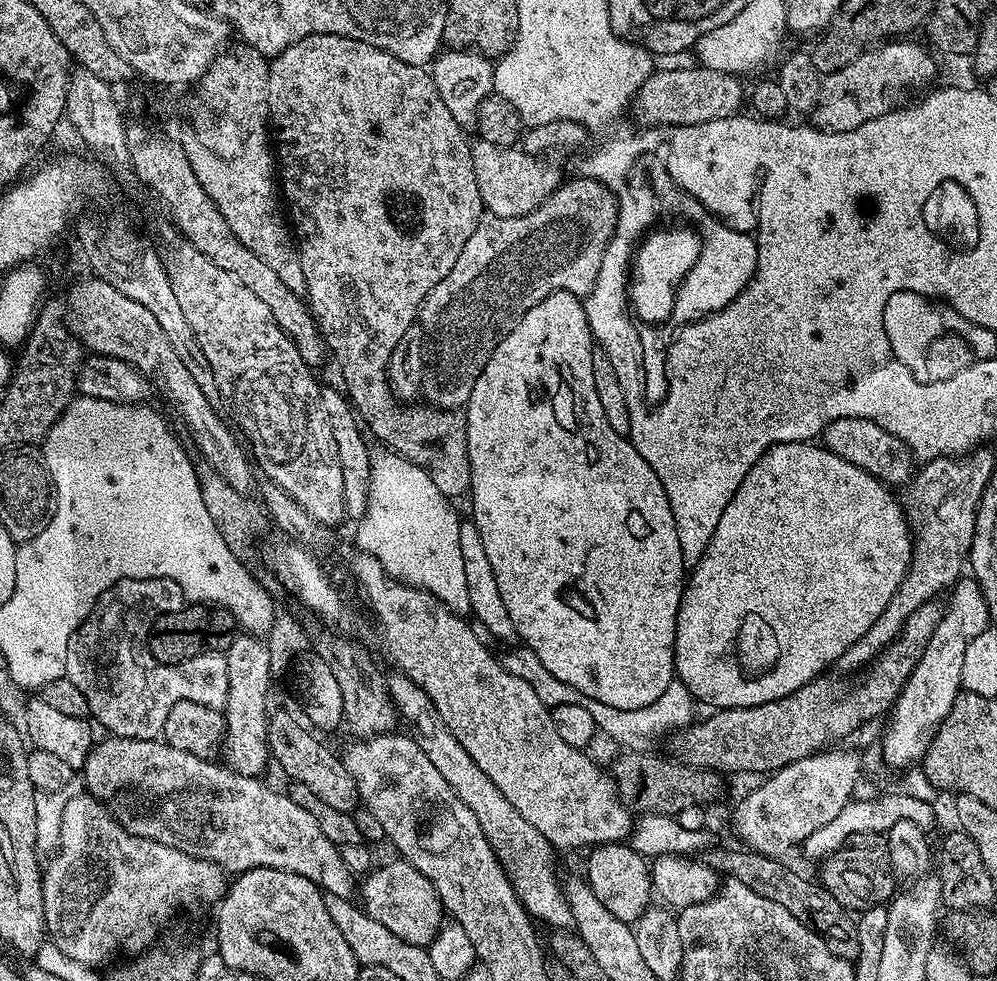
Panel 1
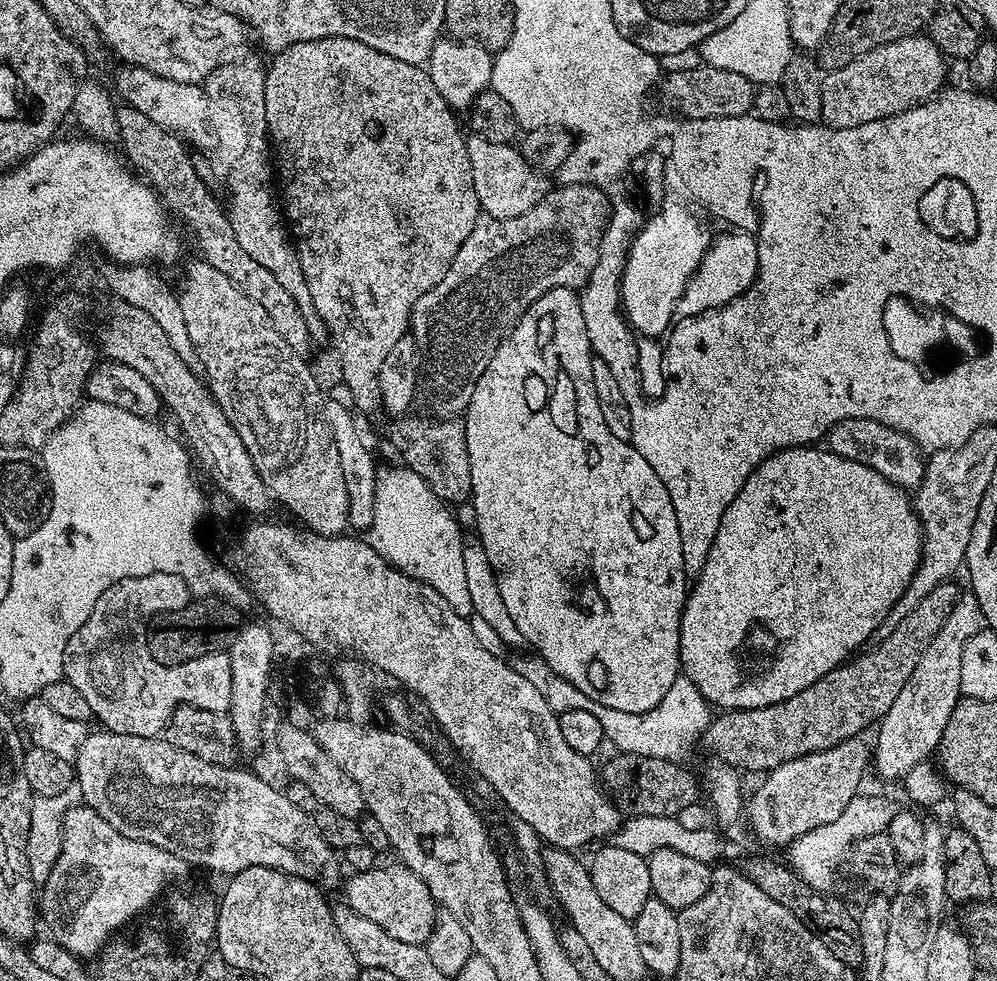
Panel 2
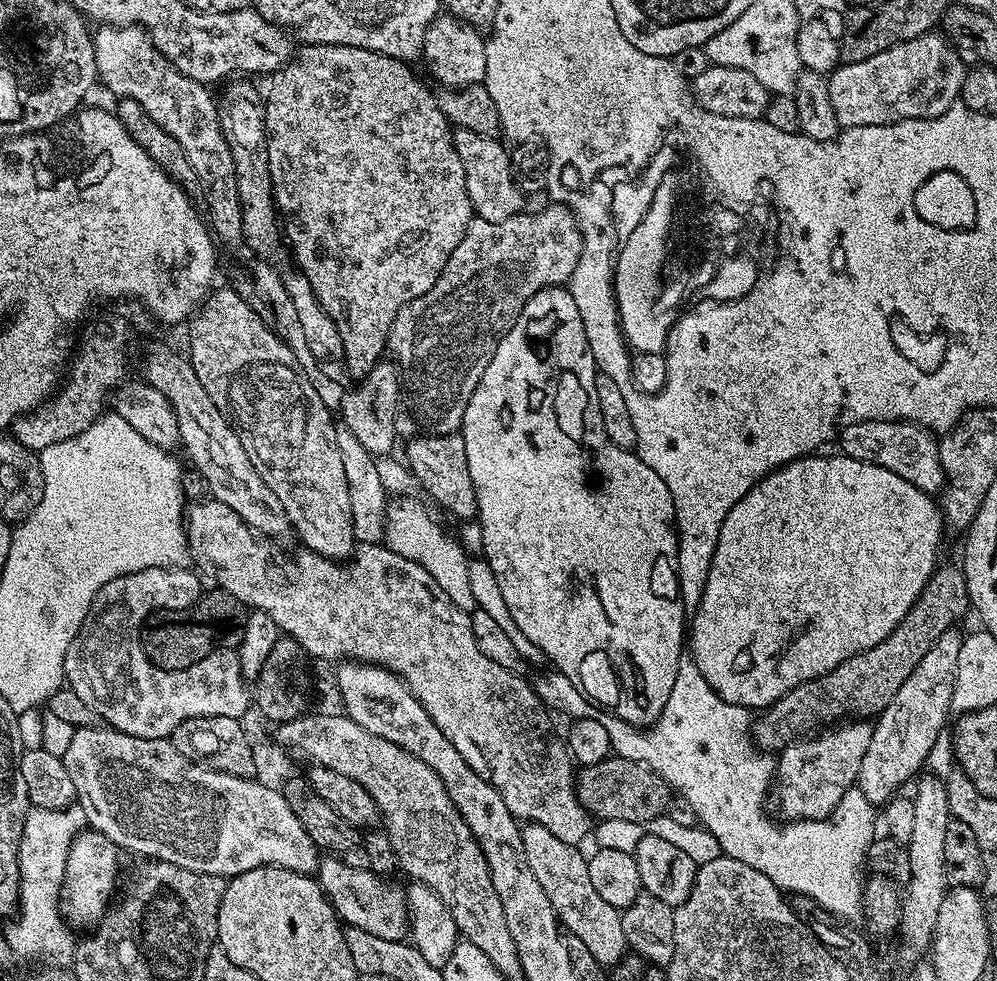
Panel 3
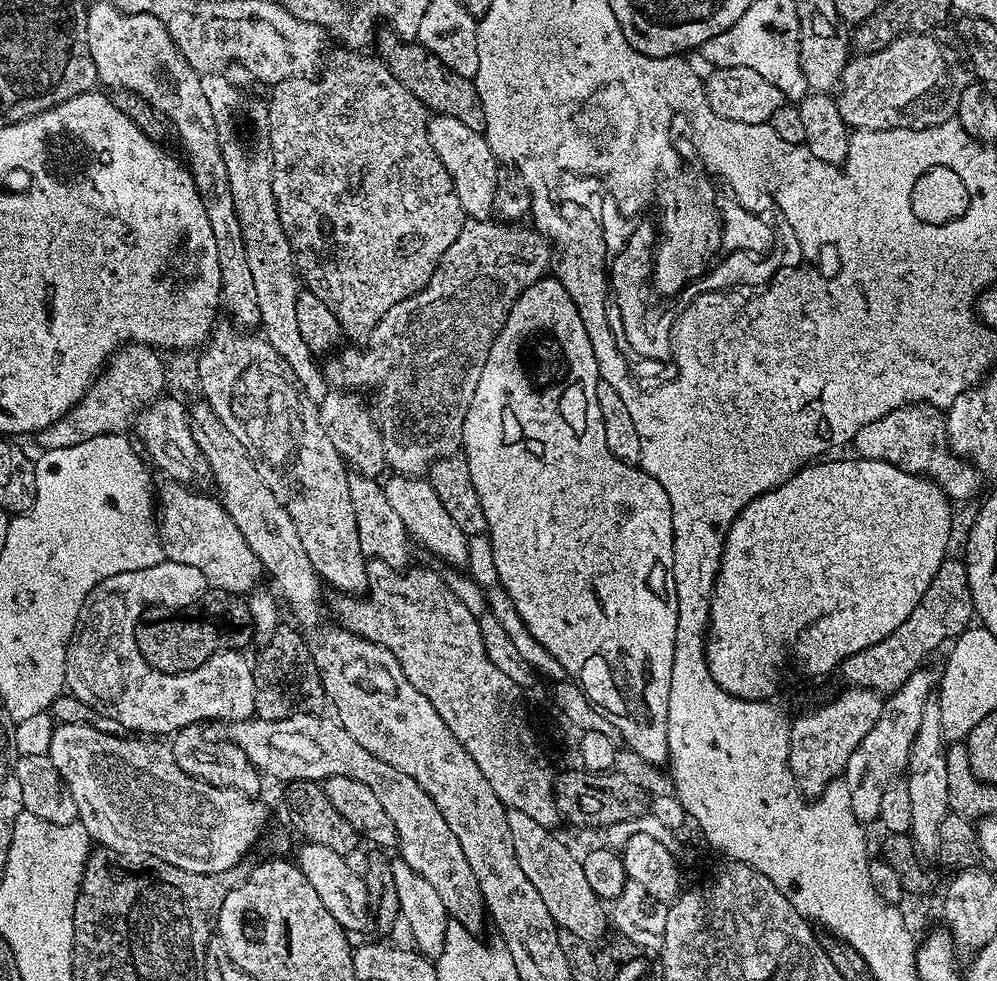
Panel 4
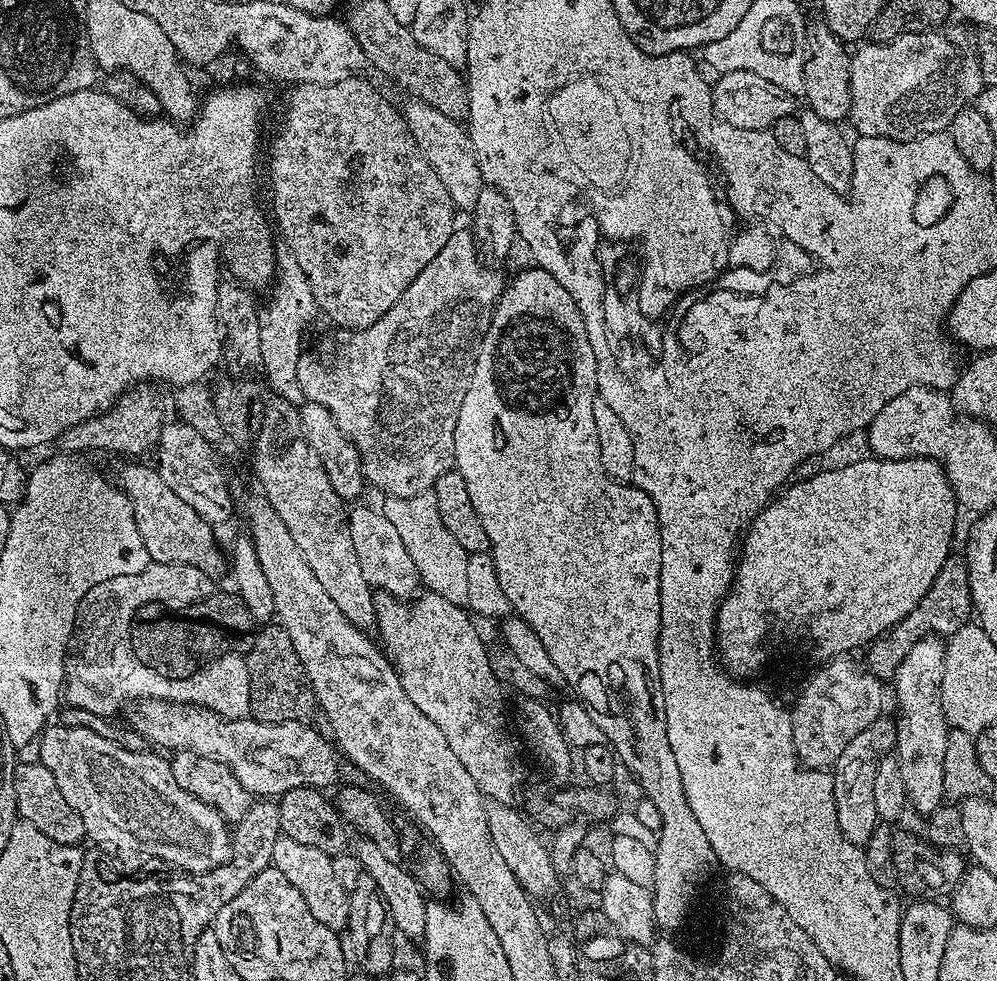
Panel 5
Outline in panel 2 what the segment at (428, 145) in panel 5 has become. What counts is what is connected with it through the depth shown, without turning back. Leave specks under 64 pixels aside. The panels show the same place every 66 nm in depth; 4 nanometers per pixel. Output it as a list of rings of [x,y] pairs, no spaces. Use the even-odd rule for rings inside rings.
[[[475,134],[469,135],[467,142],[474,194],[478,194],[480,211],[485,217],[494,220],[518,218],[518,214],[526,214],[526,210],[544,197],[546,185],[532,169],[535,167],[512,144],[495,144]]]

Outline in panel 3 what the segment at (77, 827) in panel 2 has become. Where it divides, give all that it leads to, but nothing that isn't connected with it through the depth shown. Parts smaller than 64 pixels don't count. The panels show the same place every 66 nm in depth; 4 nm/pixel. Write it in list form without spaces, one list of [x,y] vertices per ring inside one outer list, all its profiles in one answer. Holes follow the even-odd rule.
[[[85,830],[72,839],[70,854],[66,858],[64,886],[60,889],[60,914],[73,929],[91,929],[108,911],[114,900],[112,891],[116,888],[116,875],[120,872],[120,856],[121,849],[101,832]]]

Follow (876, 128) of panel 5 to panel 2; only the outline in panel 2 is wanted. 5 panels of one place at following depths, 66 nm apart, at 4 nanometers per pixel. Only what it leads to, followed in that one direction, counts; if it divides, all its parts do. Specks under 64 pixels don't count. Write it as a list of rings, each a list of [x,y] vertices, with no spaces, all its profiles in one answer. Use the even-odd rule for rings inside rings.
[[[924,34],[907,36],[872,48],[850,62],[850,66],[842,66],[825,75],[820,120],[831,129],[857,128],[866,122],[881,120],[926,104],[945,87],[948,68],[944,63],[944,53]]]

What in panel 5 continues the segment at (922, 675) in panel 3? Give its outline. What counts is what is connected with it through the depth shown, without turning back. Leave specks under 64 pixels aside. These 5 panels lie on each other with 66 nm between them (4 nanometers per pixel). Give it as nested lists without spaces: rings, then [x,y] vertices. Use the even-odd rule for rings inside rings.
[[[895,719],[875,720],[862,734],[842,750],[834,765],[834,783],[836,785],[836,813],[840,819],[840,829],[854,844],[867,845],[874,834],[876,825],[881,823],[874,802],[874,776],[880,765],[880,757],[891,753],[896,747],[898,724]]]

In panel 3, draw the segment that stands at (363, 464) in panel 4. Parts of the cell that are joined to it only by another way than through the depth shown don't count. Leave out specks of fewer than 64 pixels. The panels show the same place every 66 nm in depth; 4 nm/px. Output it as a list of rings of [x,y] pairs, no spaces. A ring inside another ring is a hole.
[[[381,360],[376,364],[376,367],[372,368],[370,374],[357,383],[359,385],[356,388],[347,389],[338,409],[339,415],[342,414],[343,427],[348,428],[358,438],[358,442],[362,443],[362,446],[369,453],[378,458],[389,455],[394,450],[392,448],[396,440],[396,420],[398,418],[398,402],[400,400],[400,376],[402,380],[402,374],[399,365],[395,361],[389,361]]]

